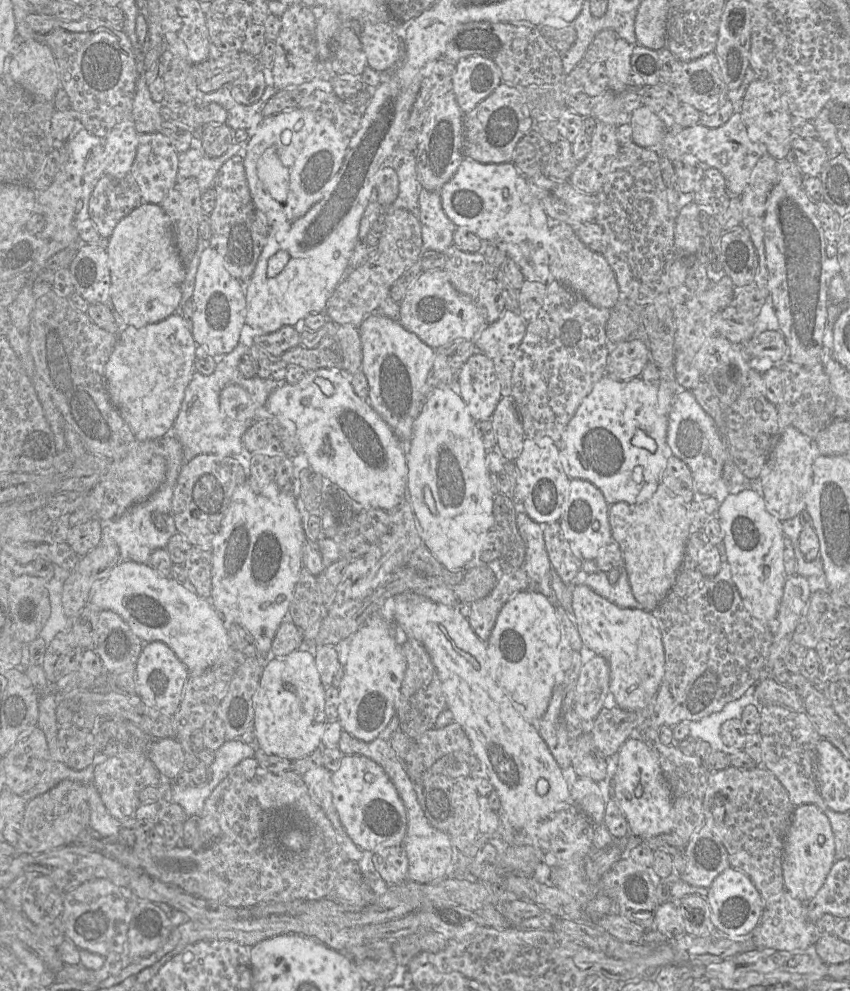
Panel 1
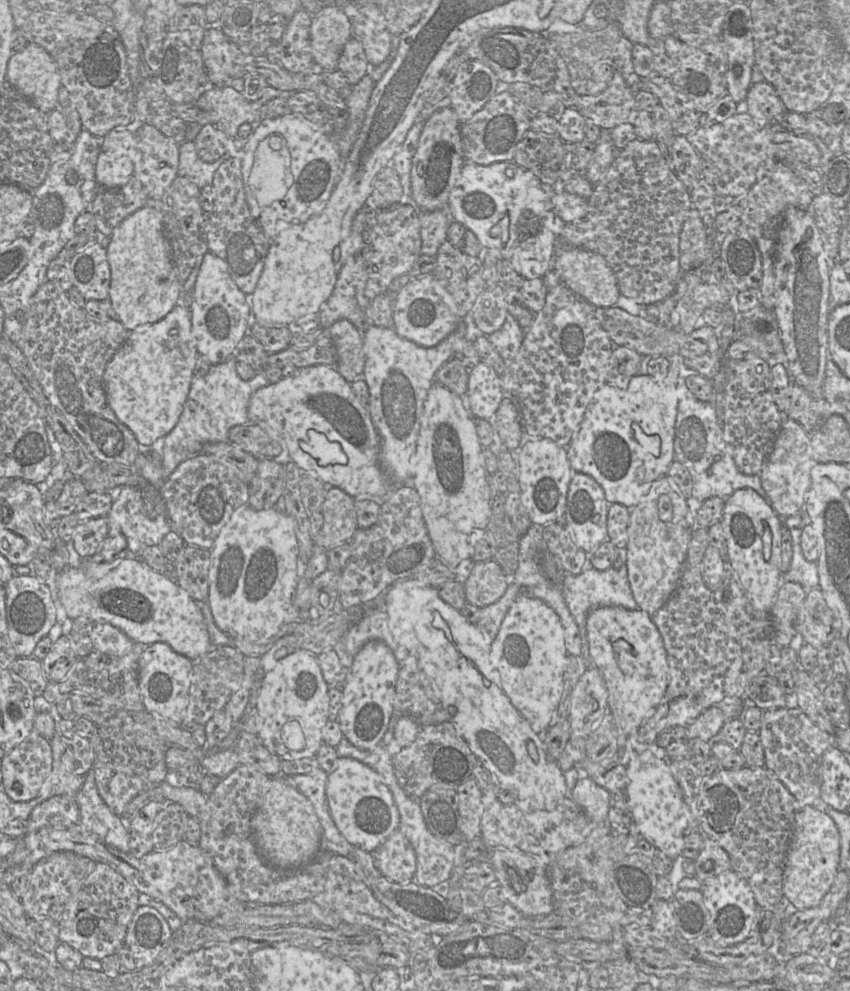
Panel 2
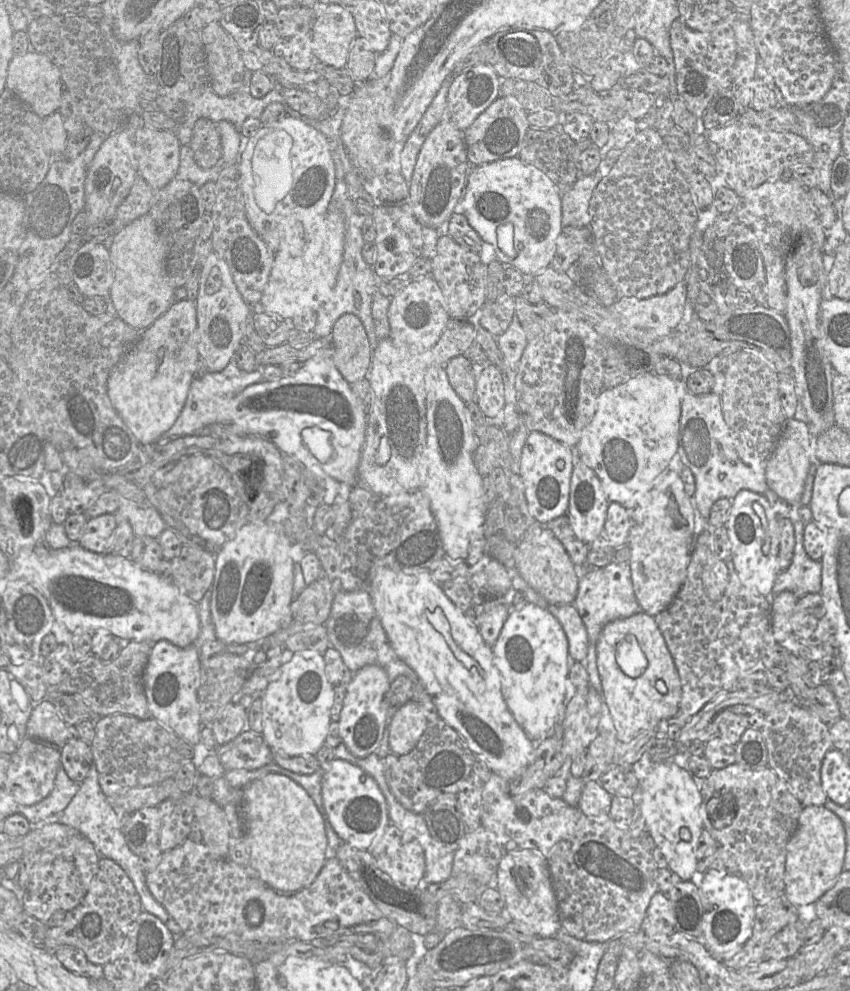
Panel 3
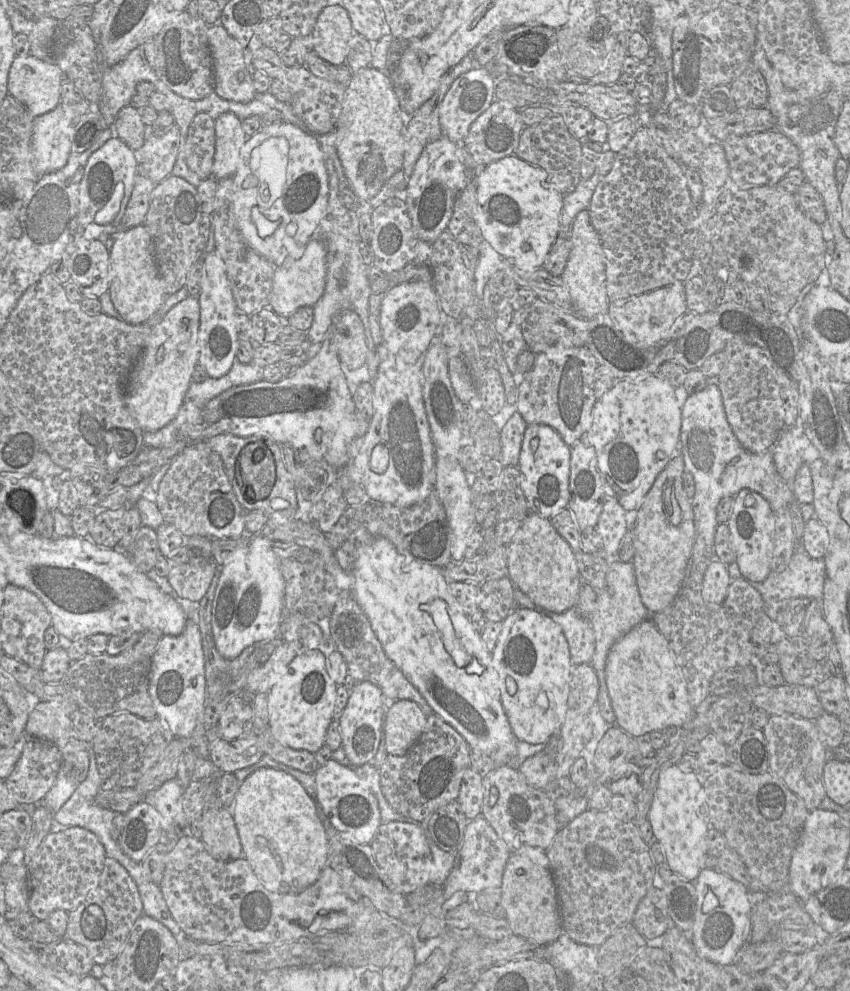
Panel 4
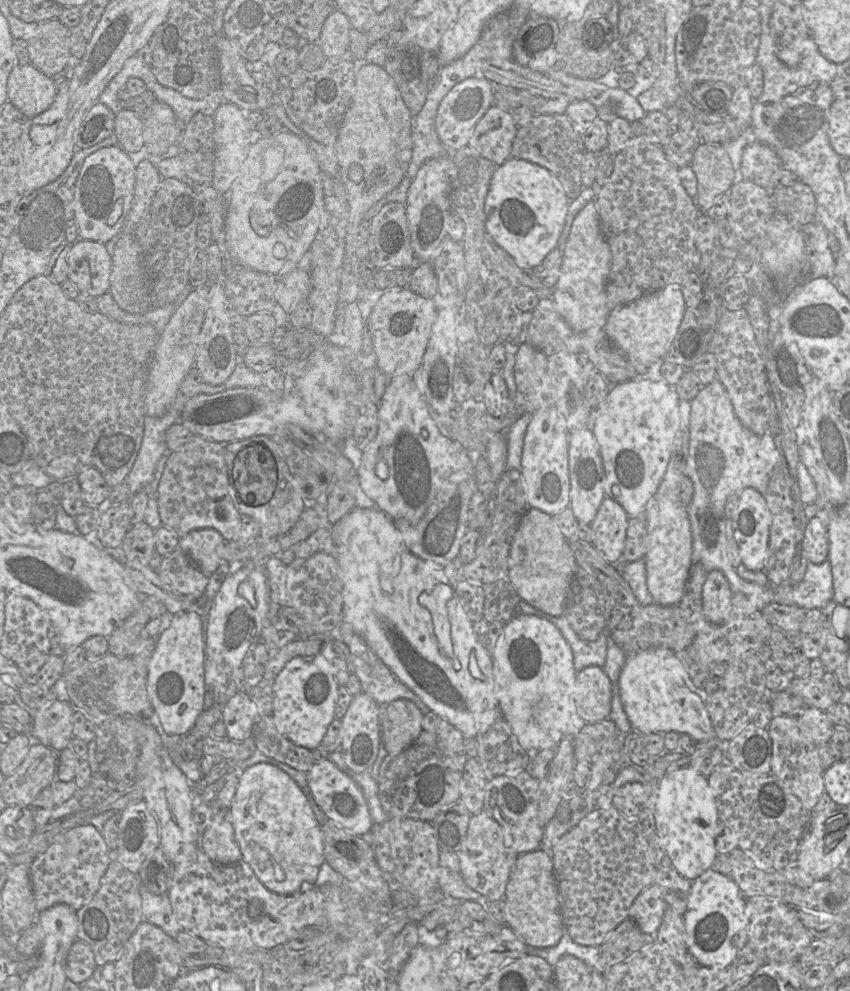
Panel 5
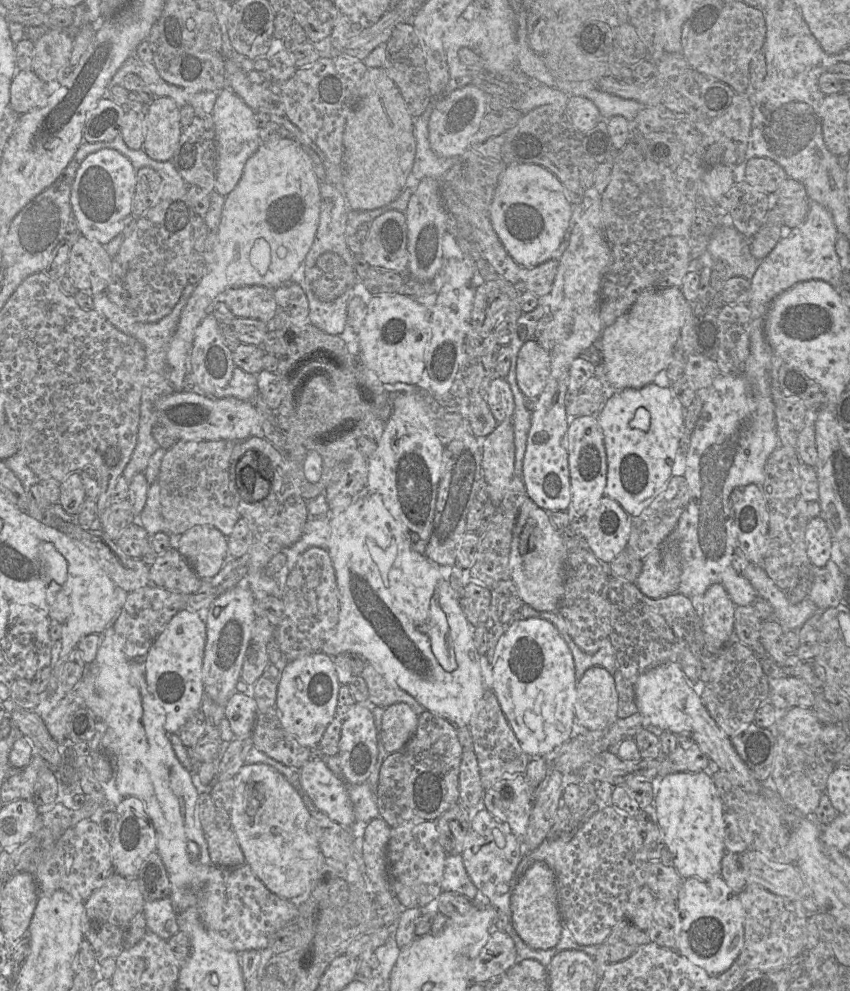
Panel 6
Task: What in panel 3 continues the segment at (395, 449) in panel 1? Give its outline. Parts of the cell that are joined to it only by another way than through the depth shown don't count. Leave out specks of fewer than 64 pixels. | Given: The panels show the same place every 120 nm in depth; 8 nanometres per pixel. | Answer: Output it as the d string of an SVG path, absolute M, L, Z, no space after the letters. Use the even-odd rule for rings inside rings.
M331 345L319 354L302 363L300 369L292 376L282 376L274 381L263 380L240 392L232 401L232 426L237 428L237 434L256 436L271 442L283 454L297 459L312 473L324 479L324 472L351 487L357 485L358 465L365 439L367 413L356 397L350 384L334 363ZM308 428L318 428L329 433L332 457L327 462L321 462L307 447L303 440L303 431Z

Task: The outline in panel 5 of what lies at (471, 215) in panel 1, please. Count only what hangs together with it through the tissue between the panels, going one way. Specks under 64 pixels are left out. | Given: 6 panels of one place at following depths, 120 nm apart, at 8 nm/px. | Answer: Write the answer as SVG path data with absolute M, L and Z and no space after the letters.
M510 157L497 166L485 199L485 231L518 266L535 268L557 247L569 199L558 179L543 166Z

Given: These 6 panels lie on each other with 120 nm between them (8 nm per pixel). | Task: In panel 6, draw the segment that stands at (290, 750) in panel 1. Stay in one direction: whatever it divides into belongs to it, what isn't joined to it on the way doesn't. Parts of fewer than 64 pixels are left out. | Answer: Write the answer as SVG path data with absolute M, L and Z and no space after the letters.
M323 652L287 662L280 675L275 707L281 724L300 745L320 745L327 726L336 716L340 685L333 658Z

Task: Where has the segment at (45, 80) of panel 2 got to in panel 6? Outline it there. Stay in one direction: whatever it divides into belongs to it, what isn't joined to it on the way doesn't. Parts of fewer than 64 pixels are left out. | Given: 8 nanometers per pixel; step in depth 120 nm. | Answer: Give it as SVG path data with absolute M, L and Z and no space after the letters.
M18 70L10 86L10 106L17 114L43 107L48 96L47 84L33 70Z

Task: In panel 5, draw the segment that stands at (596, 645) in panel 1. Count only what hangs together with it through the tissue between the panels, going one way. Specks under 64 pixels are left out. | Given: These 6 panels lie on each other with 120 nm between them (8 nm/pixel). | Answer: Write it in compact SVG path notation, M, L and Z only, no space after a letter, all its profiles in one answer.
M657 647L627 655L620 673L619 691L624 710L633 729L642 735L649 733L664 734L672 731L687 734L696 742L715 738L715 730L705 702L697 694L697 688L691 682L681 661L667 647Z

